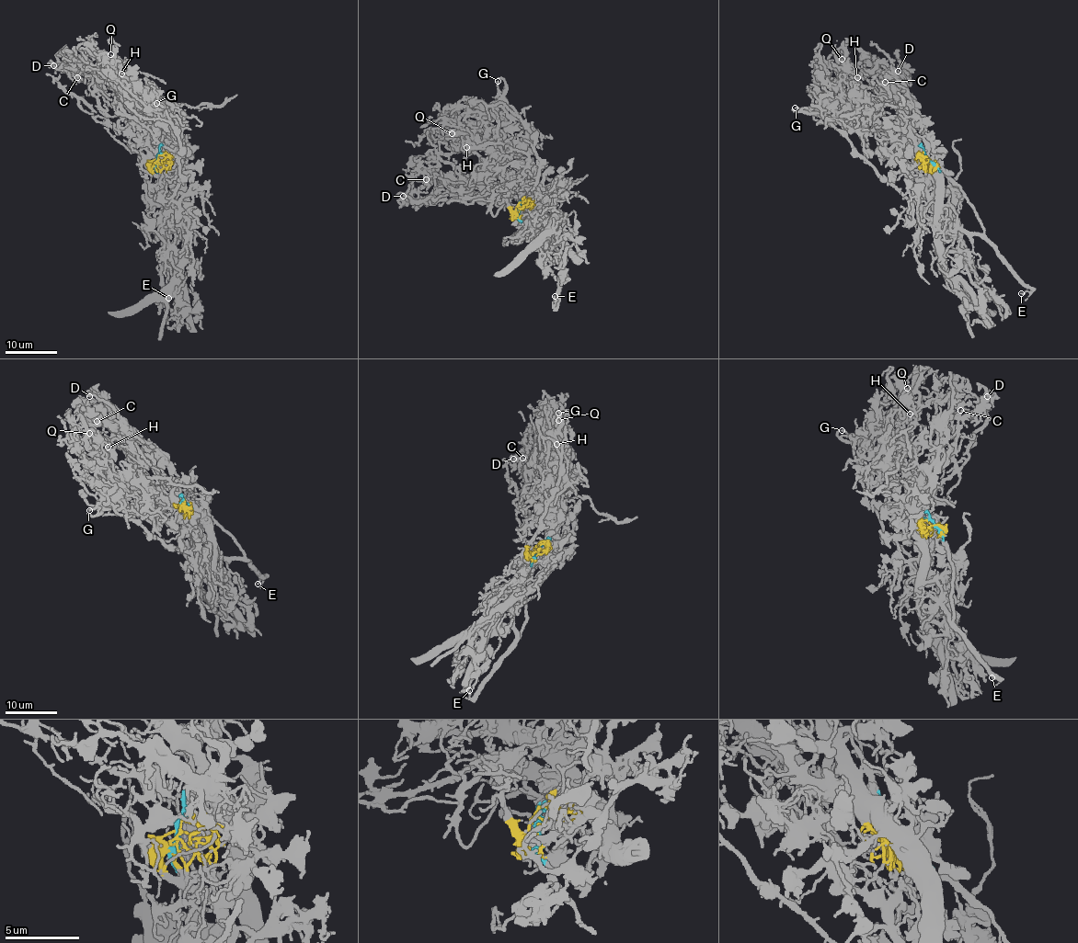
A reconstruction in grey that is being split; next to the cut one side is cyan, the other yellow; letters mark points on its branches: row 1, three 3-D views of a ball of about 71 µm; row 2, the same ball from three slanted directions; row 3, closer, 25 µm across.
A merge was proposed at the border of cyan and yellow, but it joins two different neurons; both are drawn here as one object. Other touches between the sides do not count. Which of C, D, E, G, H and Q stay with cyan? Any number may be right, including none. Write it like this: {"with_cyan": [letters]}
{"with_cyan": ["E"]}

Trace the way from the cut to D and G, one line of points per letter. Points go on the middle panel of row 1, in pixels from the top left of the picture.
D: (520, 210), (525, 204), (521, 195), (505, 188), (474, 188), (448, 181), (421, 199), (415, 192), (403, 196)
G: (520, 210), (525, 206), (529, 193), (498, 166), (507, 149), (498, 134), (498, 81)

